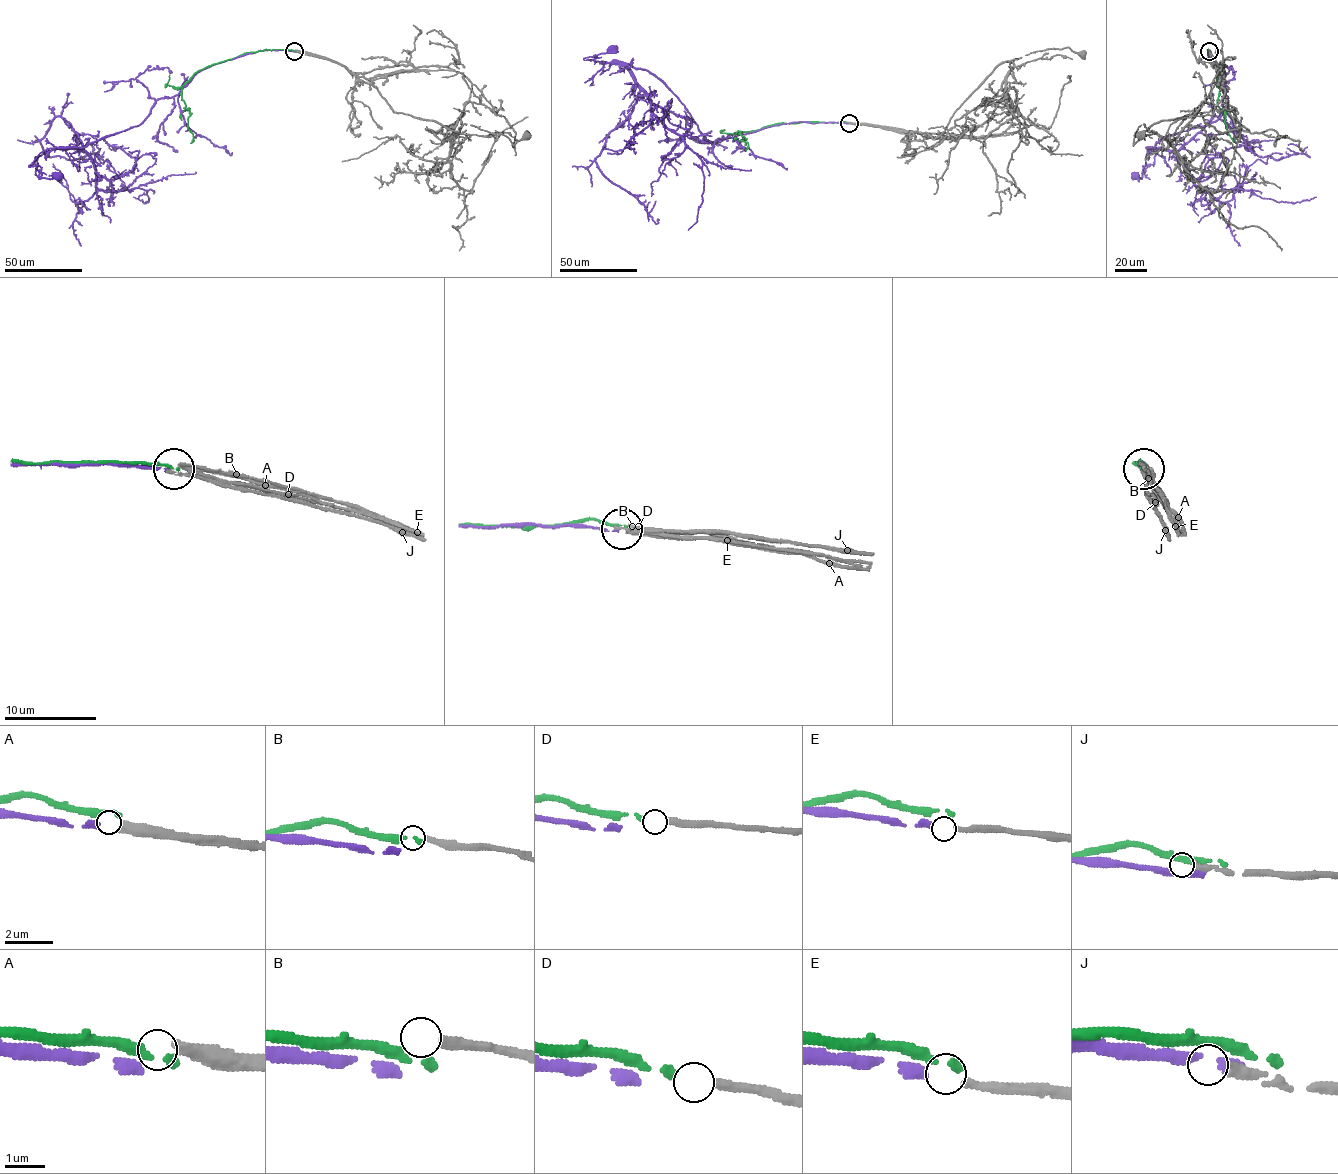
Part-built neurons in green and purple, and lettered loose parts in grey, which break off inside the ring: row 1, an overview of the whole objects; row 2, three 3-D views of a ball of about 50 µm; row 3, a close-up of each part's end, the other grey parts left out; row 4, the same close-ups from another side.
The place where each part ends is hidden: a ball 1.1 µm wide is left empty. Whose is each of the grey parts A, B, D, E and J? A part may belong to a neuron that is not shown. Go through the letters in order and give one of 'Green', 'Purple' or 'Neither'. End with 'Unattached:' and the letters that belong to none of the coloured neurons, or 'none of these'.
A: Neither
B: Neither
D: Green
E: Purple
J: Neither
Unattached: A, B, J

